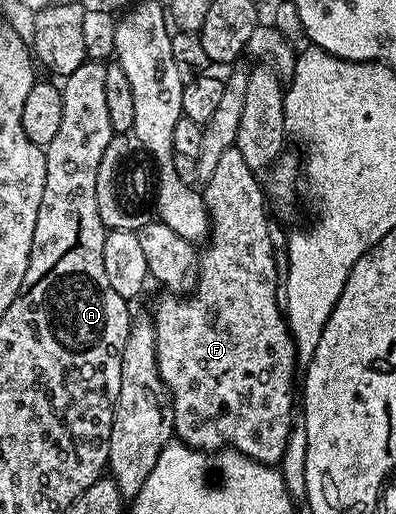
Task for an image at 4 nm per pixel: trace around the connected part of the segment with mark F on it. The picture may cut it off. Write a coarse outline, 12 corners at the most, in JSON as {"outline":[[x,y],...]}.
{"outline":[[204,186],[188,295],[151,310],[176,440],[276,466],[299,362],[267,193]]}

